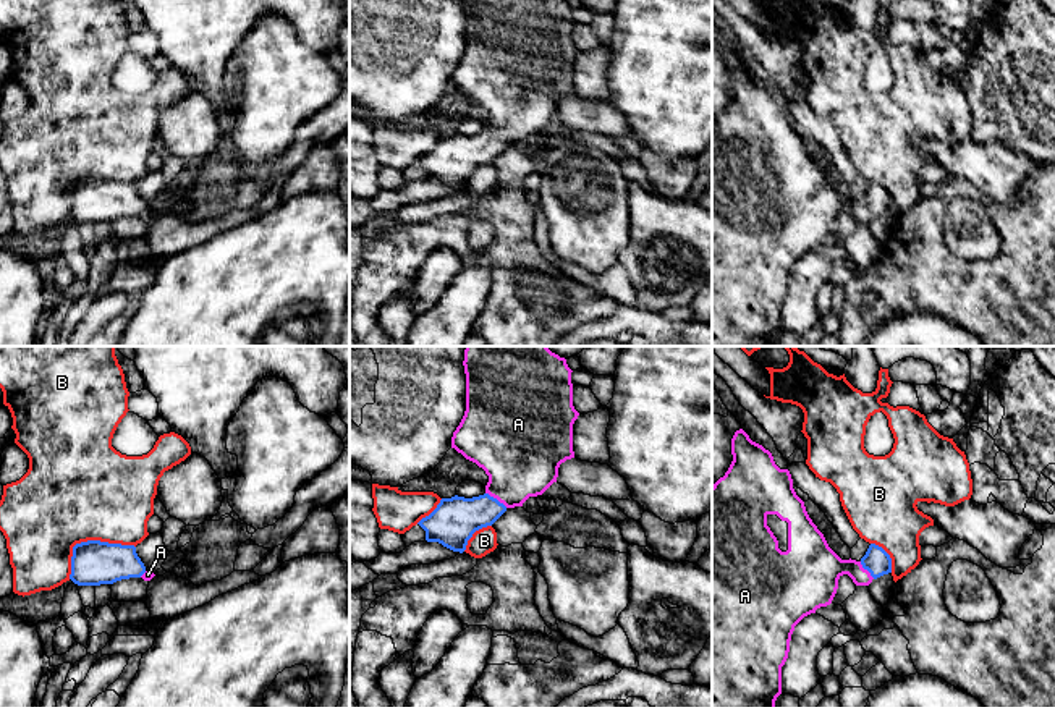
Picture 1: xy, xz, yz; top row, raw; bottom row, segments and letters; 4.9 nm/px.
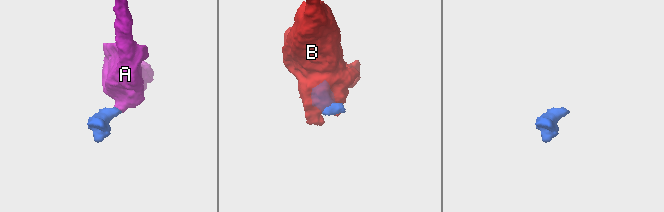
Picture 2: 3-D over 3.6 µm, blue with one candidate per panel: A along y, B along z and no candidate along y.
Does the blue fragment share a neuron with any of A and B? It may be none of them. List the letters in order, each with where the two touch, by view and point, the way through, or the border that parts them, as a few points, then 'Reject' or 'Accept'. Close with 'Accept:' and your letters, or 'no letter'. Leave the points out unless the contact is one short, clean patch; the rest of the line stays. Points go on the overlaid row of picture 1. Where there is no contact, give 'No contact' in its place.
A: Touches blue at xz (495, 499). Path across: xz (455, 520), (483, 512), (495, 499), (510, 484), (521, 457). Accept
B: Touches blue at xy (88, 541). Reject
Accept: A

